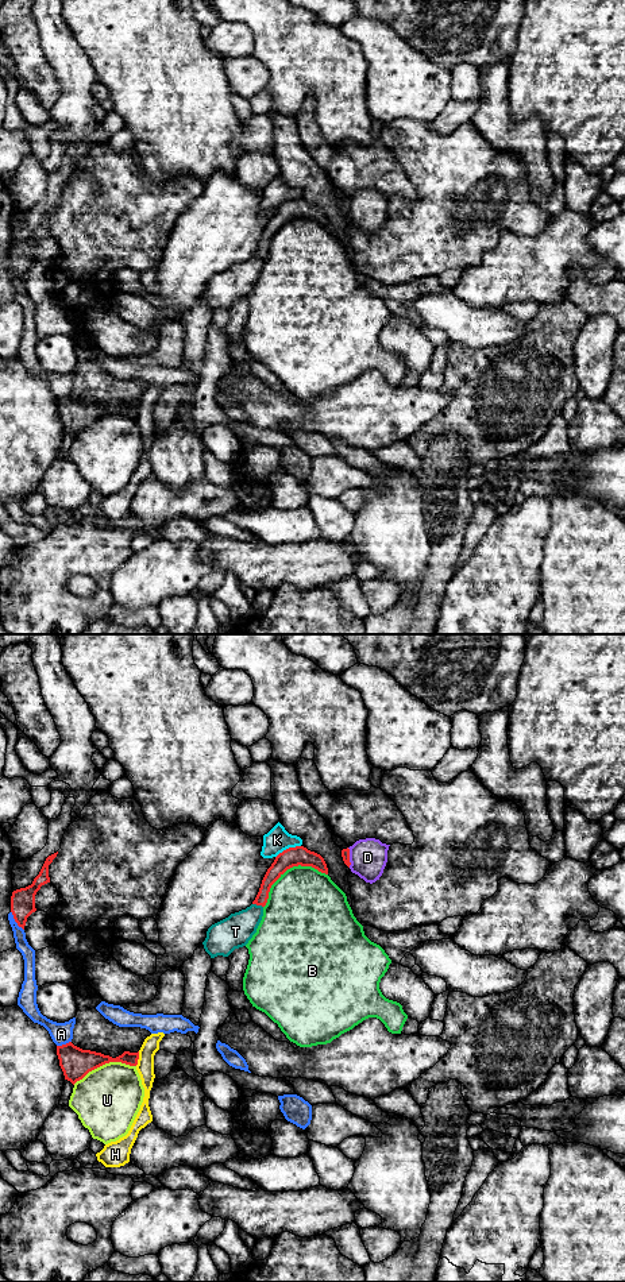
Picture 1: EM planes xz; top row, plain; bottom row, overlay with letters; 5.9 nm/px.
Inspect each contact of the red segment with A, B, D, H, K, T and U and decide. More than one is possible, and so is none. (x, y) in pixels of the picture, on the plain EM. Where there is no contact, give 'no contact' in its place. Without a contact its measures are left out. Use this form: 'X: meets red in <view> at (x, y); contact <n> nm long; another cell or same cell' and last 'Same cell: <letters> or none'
A: meets red in xz at (15, 273); contact 140 nm long; another cell
B: meets red in xz at (288, 220); contact 440 nm long; another cell
D: meets red in xz at (348, 209); contact 120 nm long; another cell
H: meets red in xz at (138, 410); contact 90 nm long; another cell
K: meets red in xz at (289, 200); contact 170 nm long; another cell
T: meets red in xz at (258, 257); contact 70 nm long; another cell
U: meets red in xz at (104, 416); contact 400 nm long; another cell
Same cell: none

